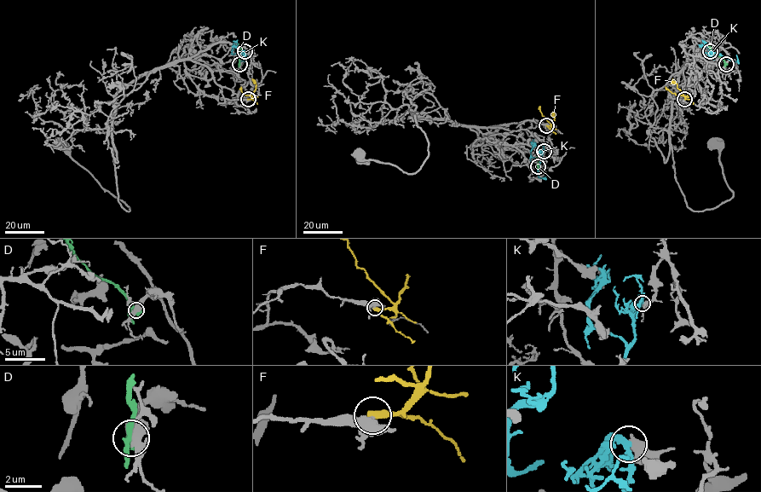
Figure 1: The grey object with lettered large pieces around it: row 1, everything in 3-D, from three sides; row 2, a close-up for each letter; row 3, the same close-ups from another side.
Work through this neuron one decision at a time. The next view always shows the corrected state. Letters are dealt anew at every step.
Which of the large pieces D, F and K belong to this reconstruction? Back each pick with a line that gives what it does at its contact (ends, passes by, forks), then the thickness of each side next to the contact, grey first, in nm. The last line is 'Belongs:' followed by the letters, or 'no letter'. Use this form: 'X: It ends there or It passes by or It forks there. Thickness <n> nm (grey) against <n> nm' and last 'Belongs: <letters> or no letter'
F: It passes by. Thickness 360 nm (grey) against 300 nm
Belongs: F

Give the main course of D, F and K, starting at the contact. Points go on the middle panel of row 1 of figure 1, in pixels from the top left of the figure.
D: (538, 166), (538, 149), (536, 154)
F: (546, 125), (550, 124), (542, 115), (539, 106)
K: (544, 151), (540, 160), (531, 154), (536, 145), (531, 147)

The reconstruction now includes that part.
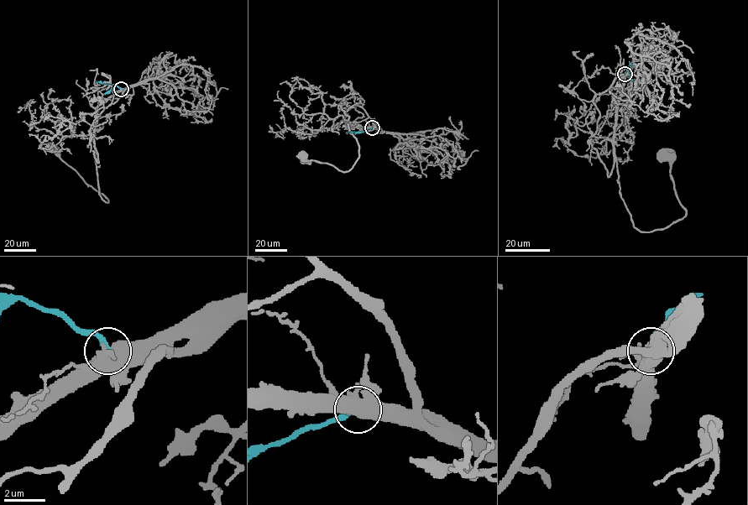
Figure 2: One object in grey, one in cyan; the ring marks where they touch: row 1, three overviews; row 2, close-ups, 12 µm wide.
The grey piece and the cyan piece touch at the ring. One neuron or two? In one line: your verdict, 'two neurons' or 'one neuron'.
two neurons

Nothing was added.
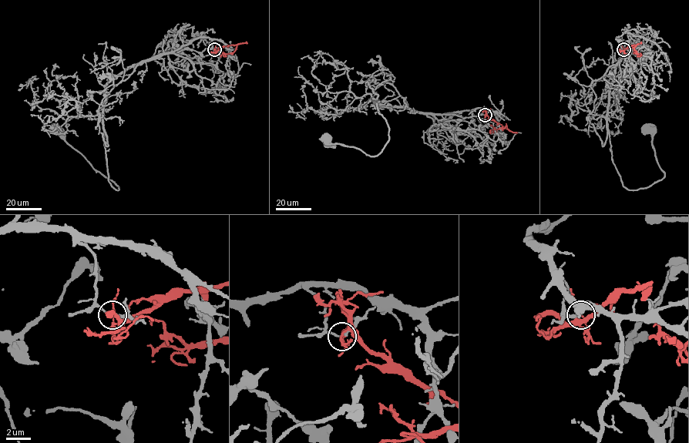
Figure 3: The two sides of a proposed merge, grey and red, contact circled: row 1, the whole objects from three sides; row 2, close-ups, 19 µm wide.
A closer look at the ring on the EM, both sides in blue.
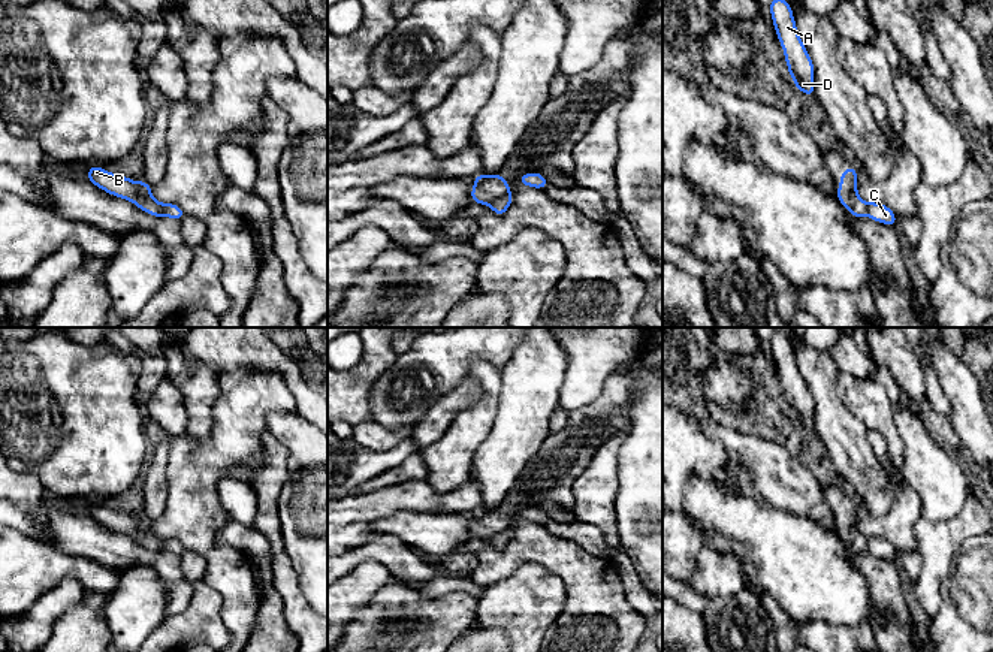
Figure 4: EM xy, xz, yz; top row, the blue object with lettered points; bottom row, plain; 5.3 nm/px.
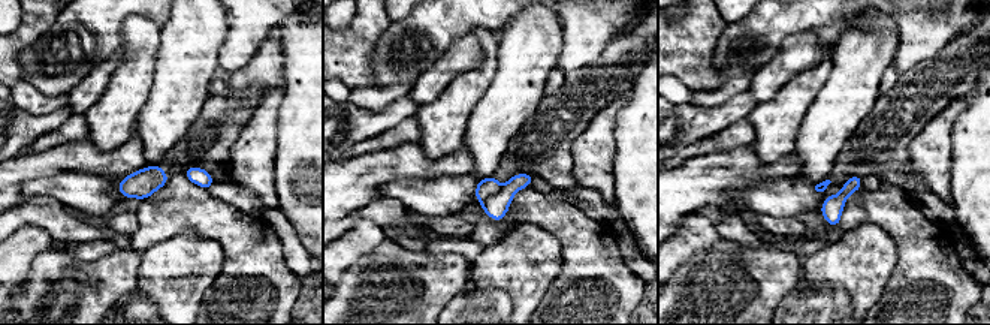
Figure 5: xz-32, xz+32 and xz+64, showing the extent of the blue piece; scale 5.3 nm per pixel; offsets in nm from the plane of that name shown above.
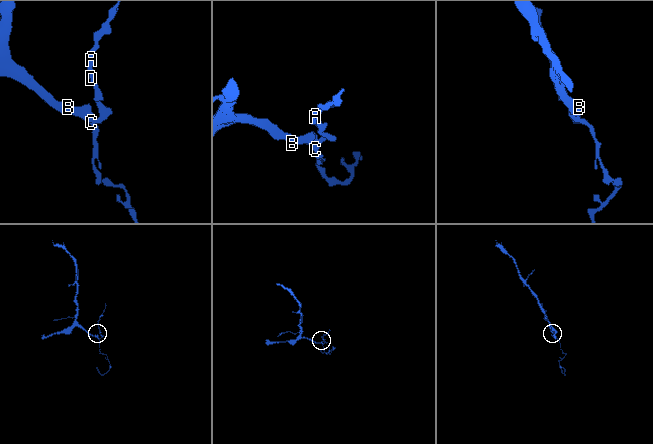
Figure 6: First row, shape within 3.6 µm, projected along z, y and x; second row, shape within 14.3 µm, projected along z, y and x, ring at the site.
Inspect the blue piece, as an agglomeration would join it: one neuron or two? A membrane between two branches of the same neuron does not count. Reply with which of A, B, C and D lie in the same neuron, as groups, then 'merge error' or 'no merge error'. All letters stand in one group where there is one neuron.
A C D / B | merge error

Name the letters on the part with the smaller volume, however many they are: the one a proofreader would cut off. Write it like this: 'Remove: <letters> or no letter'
Remove: A, C, D

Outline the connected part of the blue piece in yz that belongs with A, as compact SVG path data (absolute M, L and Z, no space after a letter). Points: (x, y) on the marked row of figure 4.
M772 0L769 9L794 87L806 96L815 96L814 61L799 37L793 9L787 0Z

